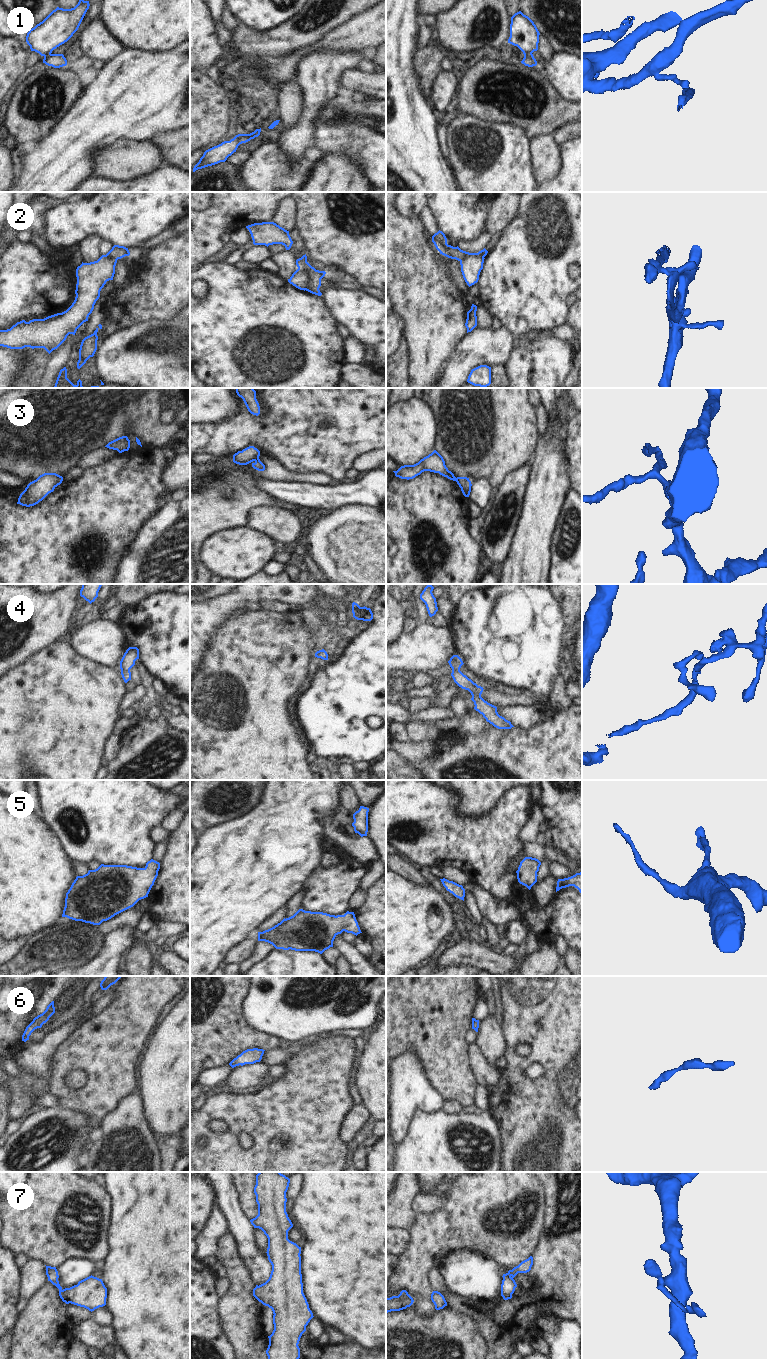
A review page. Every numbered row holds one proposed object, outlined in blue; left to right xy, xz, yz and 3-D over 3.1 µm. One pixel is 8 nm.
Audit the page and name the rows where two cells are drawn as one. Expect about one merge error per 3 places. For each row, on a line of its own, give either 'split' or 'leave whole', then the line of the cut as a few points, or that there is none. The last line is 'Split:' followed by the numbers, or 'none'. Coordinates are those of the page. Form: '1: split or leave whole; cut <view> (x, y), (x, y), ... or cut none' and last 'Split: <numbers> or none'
1: split; cut xz (243, 134), (244, 142)
2: split; cut xz (298, 267), (307, 270), (310, 274), (310, 284), (305, 289)
3: split; cut xz (258, 457), (255, 461)
4: leave whole; cut none
5: leave whole; cut none
6: leave whole; cut none
7: leave whole; cut none
Split: 1, 2, 3

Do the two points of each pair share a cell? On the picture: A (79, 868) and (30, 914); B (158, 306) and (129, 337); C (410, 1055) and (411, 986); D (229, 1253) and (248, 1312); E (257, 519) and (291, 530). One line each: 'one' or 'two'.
A: two
B: two
C: two
D: one
E: one

